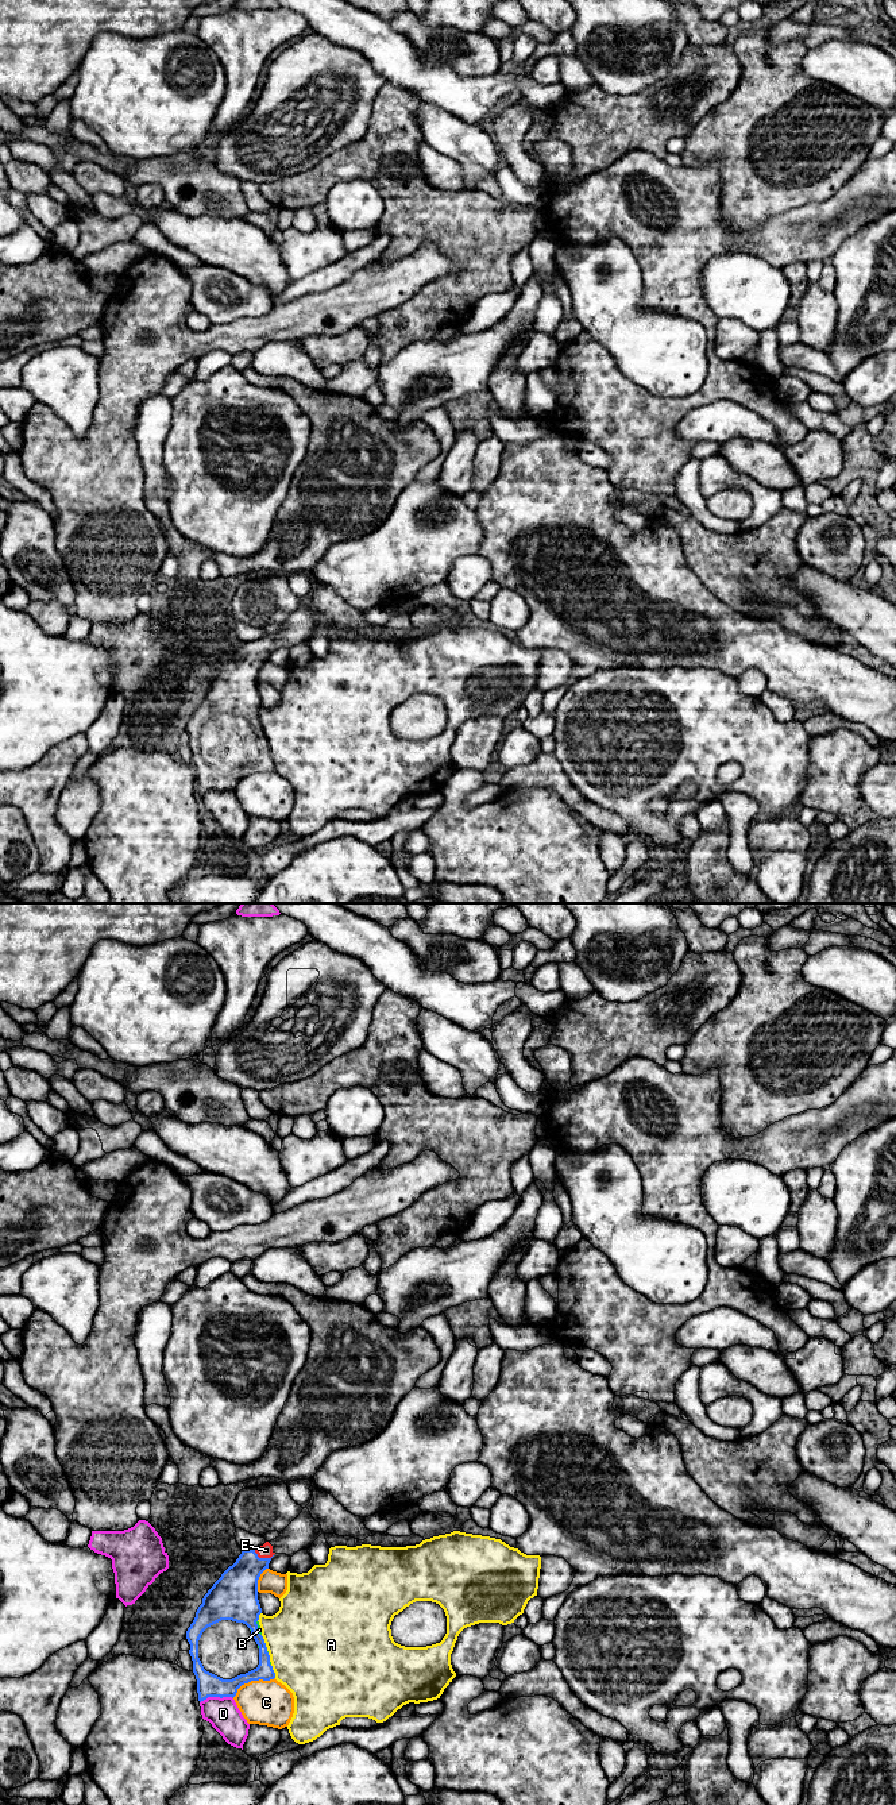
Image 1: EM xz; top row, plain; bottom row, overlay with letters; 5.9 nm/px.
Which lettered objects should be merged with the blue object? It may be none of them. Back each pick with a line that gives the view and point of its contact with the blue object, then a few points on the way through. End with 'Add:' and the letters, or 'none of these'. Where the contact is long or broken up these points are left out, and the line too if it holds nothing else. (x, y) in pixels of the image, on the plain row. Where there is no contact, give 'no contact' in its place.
B: meets blue in xz at (257, 721)
E: meets blue in xz at (262, 651); runs through xz (236, 683), (239, 674), (262, 651), (266, 643)
Add: B, E

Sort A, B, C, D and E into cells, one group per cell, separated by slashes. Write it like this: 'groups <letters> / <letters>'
groups A / B E / C / D

